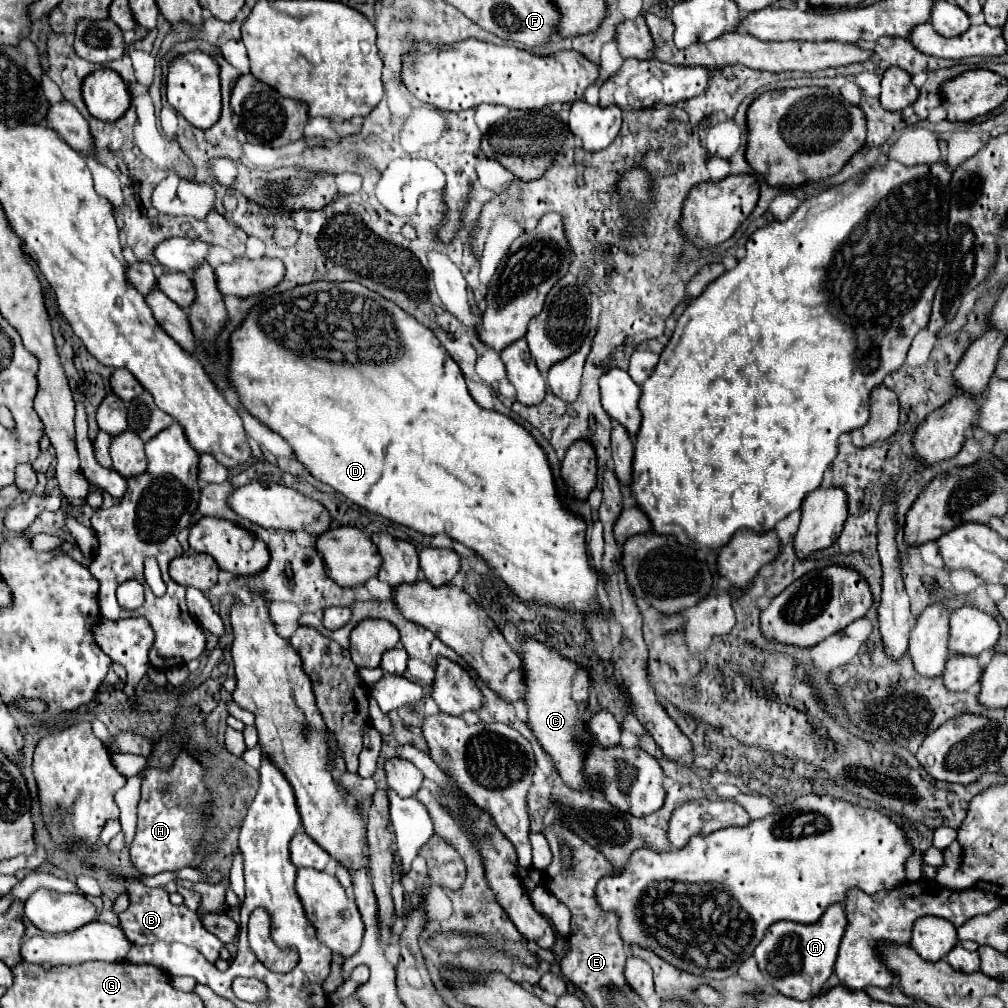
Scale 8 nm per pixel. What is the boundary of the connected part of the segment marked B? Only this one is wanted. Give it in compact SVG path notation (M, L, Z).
M116 878L116 880L120 880L130 900L130 906L124 912L120 912L118 918L120 918L120 928L124 930L126 938L132 944L144 946L144 944L156 944L156 942L182 942L196 948L208 962L214 962L218 958L218 952L224 944L202 926L196 912L190 912L186 906L174 906L168 900L166 890L148 888L138 878Z

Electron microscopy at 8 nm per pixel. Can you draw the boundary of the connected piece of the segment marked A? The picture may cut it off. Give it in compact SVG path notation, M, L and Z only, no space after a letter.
M832 904L818 922L808 926L796 922L776 922L768 928L764 940L754 950L754 958L758 960L764 978L776 992L796 1000L808 1000L820 994L824 982L830 978L846 926L848 922L842 904Z

